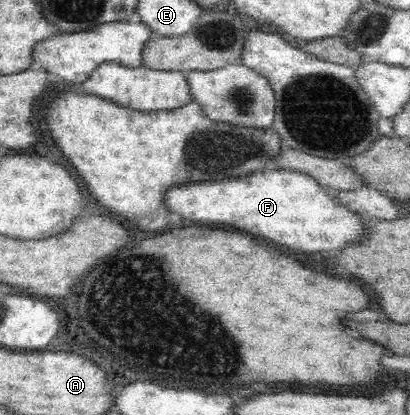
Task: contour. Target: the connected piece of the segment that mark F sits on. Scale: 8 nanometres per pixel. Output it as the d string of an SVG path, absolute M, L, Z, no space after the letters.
M265 168L216 182L174 184L164 194L170 212L190 220L230 224L296 252L340 250L365 234L365 224L354 211L340 205L334 194L320 187L314 178L298 171Z

